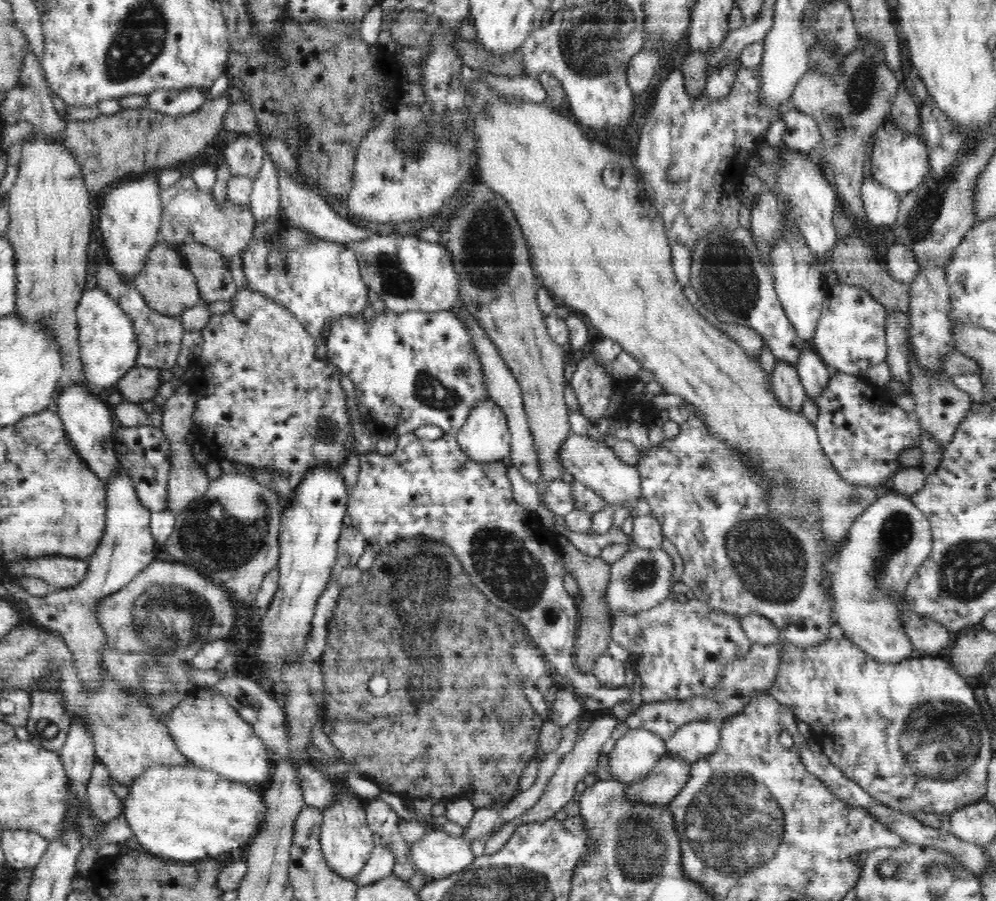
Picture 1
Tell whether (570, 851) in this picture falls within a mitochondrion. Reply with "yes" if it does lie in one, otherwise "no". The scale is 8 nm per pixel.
no

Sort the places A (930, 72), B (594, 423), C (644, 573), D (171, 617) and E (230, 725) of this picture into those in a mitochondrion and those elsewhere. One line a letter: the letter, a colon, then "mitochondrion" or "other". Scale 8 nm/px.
A: other
B: other
C: mitochondrion
D: mitochondrion
E: other

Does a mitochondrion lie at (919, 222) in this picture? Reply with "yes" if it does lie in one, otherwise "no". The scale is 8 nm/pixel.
yes

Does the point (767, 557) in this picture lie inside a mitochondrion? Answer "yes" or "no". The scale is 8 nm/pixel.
yes

